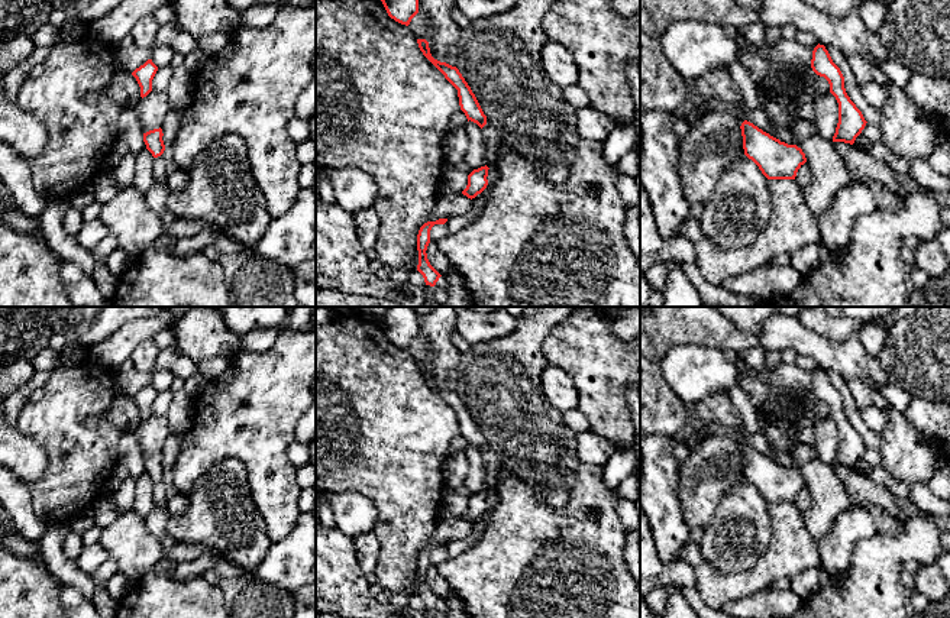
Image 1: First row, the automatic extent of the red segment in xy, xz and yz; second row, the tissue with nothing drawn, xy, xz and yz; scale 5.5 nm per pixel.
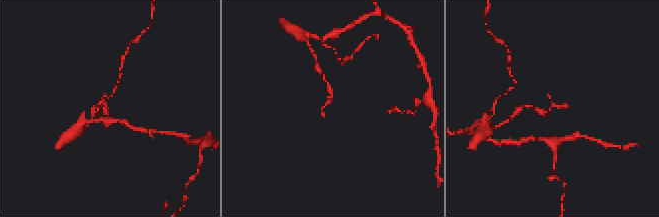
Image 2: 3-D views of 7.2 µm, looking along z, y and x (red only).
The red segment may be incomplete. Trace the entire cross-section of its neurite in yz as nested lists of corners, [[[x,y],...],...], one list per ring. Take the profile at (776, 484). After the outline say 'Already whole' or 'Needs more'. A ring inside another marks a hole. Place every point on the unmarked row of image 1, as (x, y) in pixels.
[[[744,444],[740,450],[744,479],[752,483],[768,504],[795,504],[807,486],[796,469],[788,469]]]. Already whole

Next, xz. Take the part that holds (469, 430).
[[[417,363],[419,372],[423,379],[445,399],[445,402],[458,414],[459,430],[465,437],[468,446],[476,447],[481,453],[487,449],[487,440],[484,439],[475,418],[459,397],[456,391],[434,384],[430,378],[429,366],[426,363]]]. Already whole

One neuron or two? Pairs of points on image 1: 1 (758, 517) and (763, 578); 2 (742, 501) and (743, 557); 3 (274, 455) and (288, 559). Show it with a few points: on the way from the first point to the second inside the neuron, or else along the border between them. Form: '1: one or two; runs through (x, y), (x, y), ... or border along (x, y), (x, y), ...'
1: two; border along (772, 523), (768, 549), (750, 568), (732, 573)
2: one; runs through (742, 515), (742, 543)
3: two; border along (300, 514), (294, 528), (284, 539), (272, 543)

